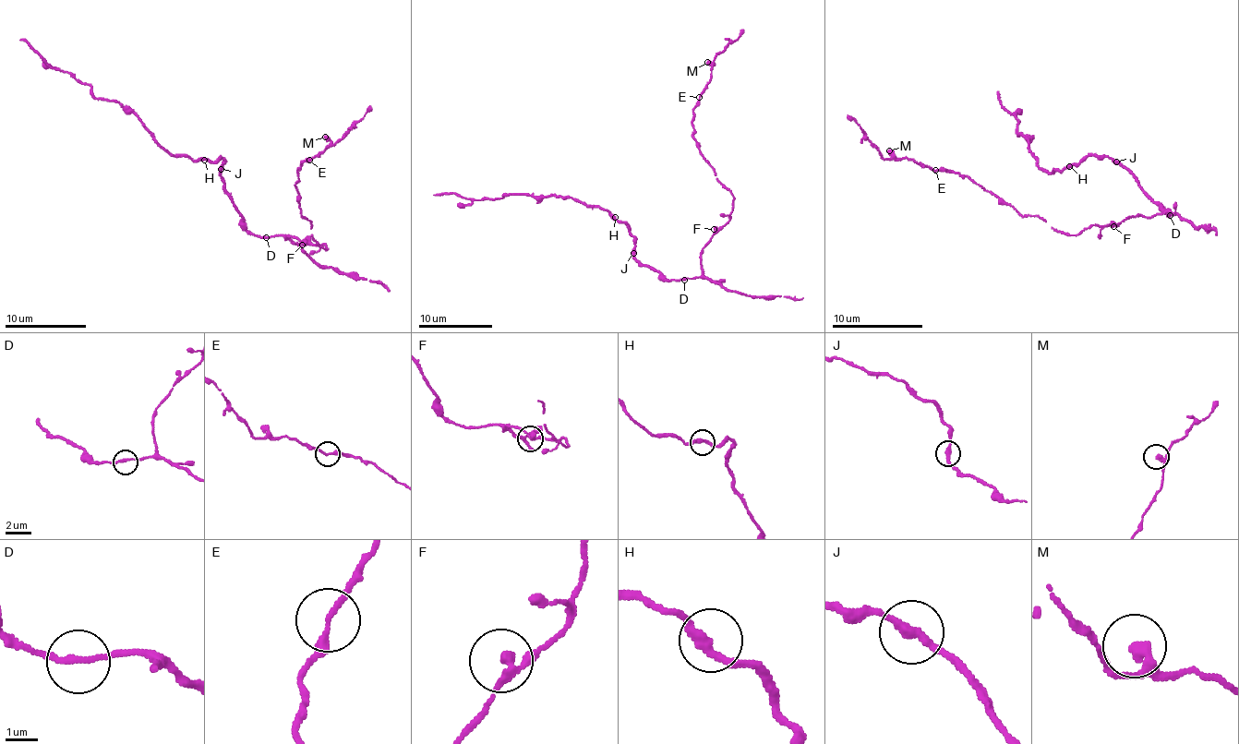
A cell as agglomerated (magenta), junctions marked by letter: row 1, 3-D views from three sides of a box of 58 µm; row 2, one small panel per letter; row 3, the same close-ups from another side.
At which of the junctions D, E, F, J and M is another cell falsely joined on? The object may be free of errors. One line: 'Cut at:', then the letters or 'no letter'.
Cut at: no letter

